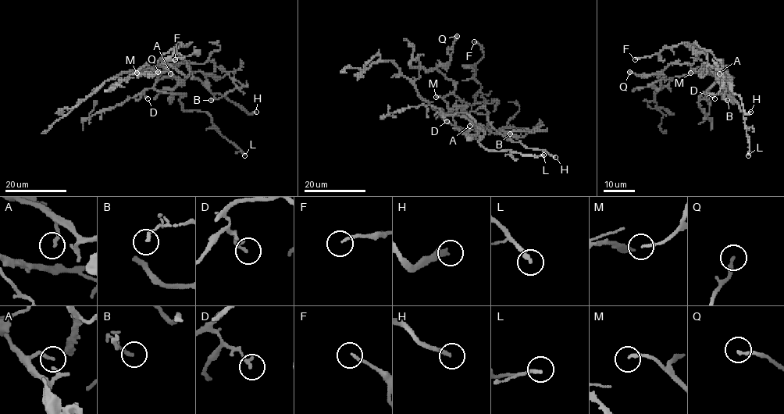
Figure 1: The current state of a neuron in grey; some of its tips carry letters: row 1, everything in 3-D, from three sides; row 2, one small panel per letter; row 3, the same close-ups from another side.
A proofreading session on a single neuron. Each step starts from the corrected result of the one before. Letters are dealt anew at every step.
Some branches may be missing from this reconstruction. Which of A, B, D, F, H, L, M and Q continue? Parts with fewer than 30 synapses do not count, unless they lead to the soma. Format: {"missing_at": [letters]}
{"missing_at": ["H", "M"]}

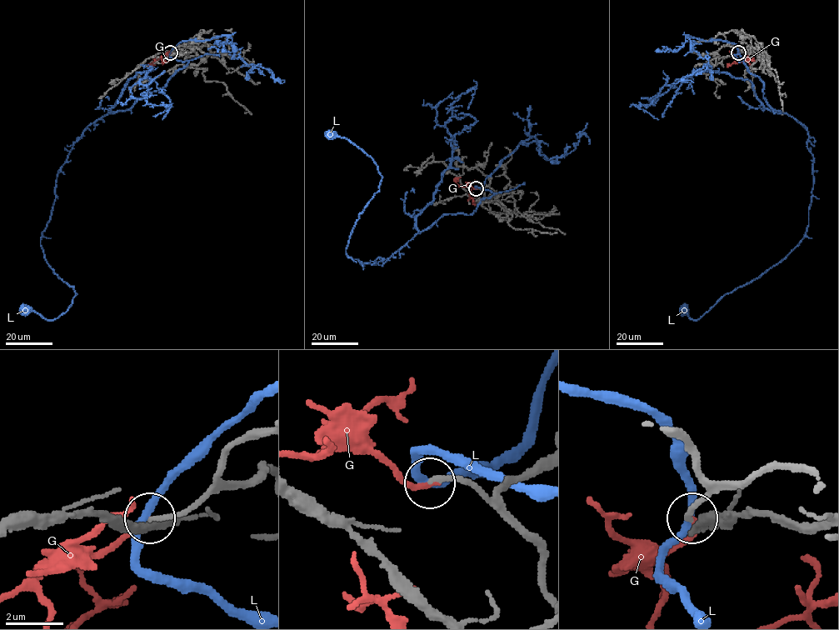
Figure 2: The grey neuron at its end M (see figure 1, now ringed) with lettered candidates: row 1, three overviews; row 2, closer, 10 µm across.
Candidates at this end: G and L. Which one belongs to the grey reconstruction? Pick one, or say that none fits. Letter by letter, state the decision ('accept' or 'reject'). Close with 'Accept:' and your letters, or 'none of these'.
G: accept
L: reject
Accept: G

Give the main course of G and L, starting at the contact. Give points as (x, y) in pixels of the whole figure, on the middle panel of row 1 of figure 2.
G: (476, 188), (466, 187), (476, 204)
L: (475, 188), (493, 193), (471, 213), (444, 213), (389, 257), (361, 263), (346, 247), (381, 175), (329, 133)

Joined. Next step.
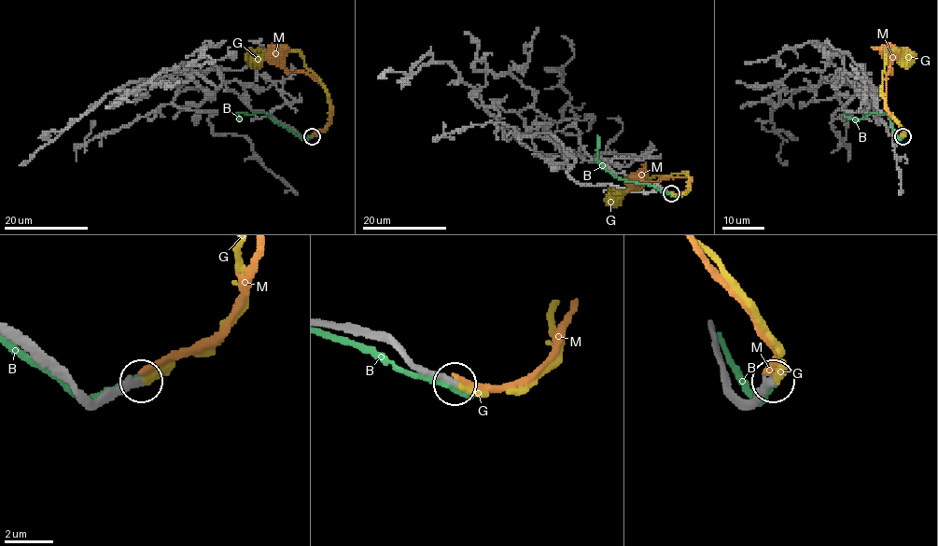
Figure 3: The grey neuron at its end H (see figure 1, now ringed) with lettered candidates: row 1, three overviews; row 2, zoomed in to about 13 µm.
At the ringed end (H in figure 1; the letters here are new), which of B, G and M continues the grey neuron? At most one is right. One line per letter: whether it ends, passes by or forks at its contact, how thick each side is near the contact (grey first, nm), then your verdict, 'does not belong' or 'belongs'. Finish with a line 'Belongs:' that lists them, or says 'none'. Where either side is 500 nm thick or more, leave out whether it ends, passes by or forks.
B: it passes by; 400 nm thick on the grey side, 280 nm on the other; does not belong
G: it ends there; 300 nm thick on the grey side, 300 nm on the other; belongs
M: it ends there; 320 nm thick on the grey side, 280 nm on the other; does not belong
Belongs: G

